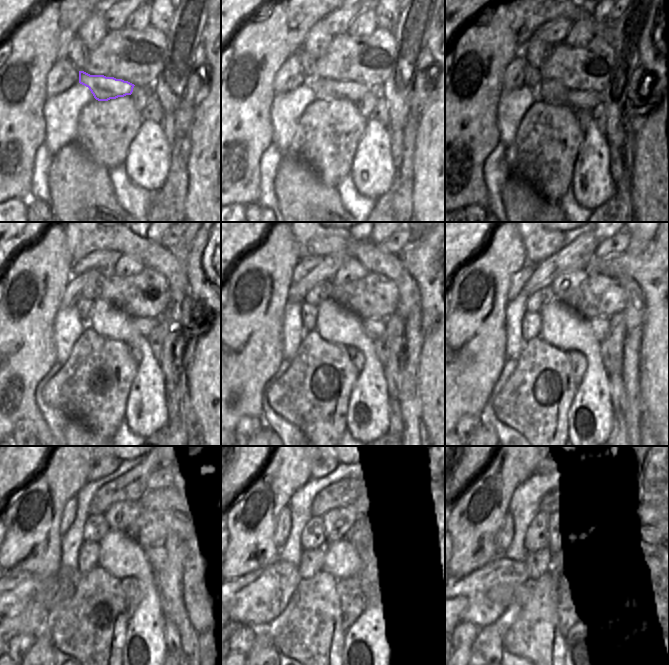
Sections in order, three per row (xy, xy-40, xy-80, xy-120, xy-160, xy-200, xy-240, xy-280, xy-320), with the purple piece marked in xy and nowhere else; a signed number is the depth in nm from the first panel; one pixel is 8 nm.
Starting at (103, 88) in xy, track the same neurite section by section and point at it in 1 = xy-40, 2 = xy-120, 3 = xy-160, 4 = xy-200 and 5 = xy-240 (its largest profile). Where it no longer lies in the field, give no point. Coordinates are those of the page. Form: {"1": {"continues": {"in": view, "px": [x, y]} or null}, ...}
{"1": {"continues": {"in": "xy-40", "px": [324, 88]}}, "2": {"continues": {"in": "xy-120", "px": [145, 325]}}, "3": {"continues": {"in": "xy-160", "px": [374, 326]}}, "4": {"continues": {"in": "xy-200", "px": [600, 326]}}, "5": {"continues": {"in": "xy-240", "px": [157, 556]}}}

